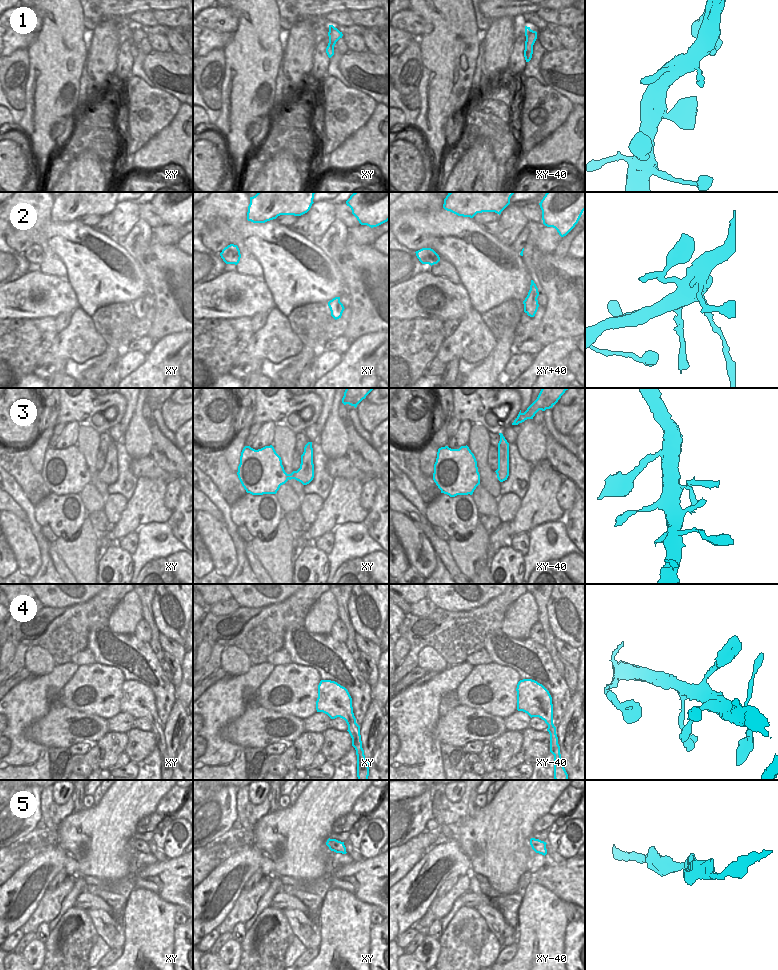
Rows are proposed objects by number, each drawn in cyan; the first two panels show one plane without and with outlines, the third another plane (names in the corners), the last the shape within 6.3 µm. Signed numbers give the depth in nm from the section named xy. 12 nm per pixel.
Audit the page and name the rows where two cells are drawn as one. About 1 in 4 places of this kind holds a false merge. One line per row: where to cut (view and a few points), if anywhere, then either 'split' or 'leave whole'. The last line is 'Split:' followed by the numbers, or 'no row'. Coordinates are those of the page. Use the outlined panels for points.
1: no cut; leave whole
2: cut in xy+40 along (438, 256), (431, 260), (425, 260), (422, 263); split
3: no cut; leave whole
4: no cut; leave whole
5: no cut; leave whole
Split: 2

